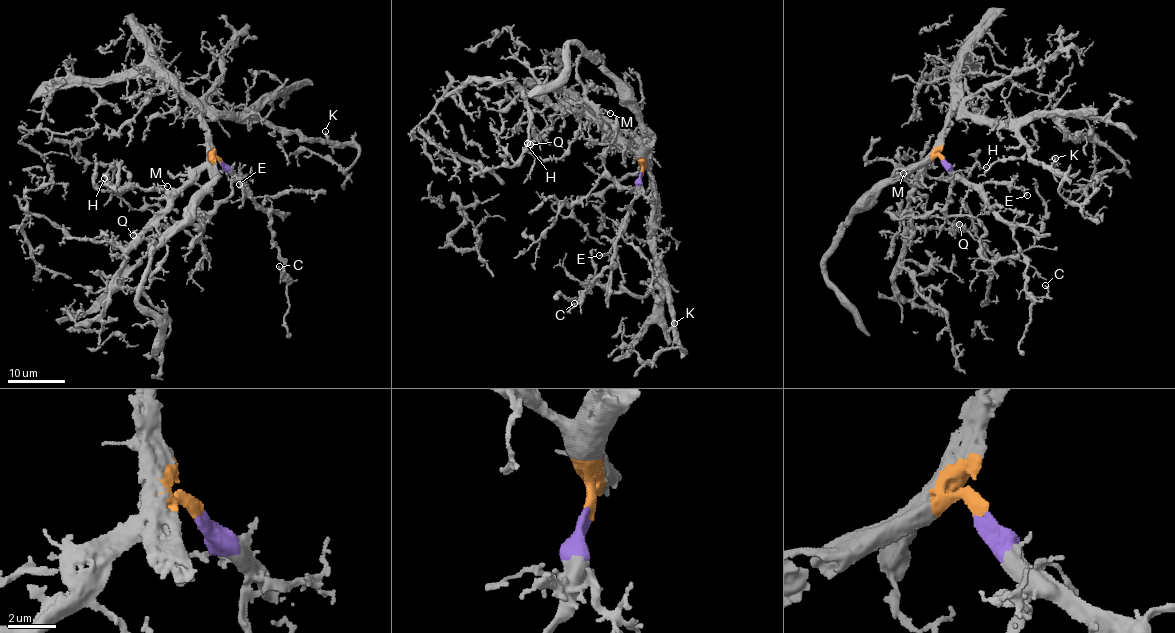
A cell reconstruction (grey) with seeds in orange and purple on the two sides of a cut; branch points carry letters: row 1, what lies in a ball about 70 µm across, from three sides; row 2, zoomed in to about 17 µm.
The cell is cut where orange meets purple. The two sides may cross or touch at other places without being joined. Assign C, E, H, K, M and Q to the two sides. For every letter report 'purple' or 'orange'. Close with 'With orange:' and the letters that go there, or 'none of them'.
C: purple
E: purple
H: orange
K: orange
M: orange
Q: orange
With orange: H, K, M, Q

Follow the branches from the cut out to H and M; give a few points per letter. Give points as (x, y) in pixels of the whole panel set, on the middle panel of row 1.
H: (642, 172), (640, 155), (606, 128), (586, 101), (566, 103), (551, 124), (535, 133), (534, 138), (526, 144)
M: (642, 172), (640, 155), (609, 131), (598, 116), (604, 111), (610, 113)

